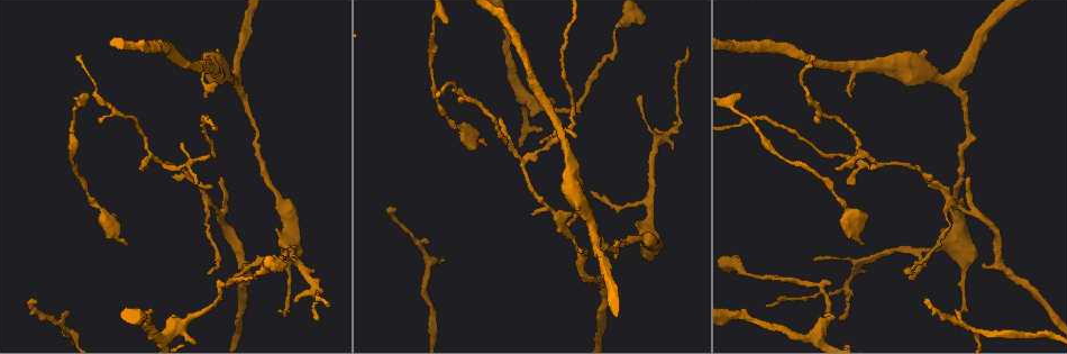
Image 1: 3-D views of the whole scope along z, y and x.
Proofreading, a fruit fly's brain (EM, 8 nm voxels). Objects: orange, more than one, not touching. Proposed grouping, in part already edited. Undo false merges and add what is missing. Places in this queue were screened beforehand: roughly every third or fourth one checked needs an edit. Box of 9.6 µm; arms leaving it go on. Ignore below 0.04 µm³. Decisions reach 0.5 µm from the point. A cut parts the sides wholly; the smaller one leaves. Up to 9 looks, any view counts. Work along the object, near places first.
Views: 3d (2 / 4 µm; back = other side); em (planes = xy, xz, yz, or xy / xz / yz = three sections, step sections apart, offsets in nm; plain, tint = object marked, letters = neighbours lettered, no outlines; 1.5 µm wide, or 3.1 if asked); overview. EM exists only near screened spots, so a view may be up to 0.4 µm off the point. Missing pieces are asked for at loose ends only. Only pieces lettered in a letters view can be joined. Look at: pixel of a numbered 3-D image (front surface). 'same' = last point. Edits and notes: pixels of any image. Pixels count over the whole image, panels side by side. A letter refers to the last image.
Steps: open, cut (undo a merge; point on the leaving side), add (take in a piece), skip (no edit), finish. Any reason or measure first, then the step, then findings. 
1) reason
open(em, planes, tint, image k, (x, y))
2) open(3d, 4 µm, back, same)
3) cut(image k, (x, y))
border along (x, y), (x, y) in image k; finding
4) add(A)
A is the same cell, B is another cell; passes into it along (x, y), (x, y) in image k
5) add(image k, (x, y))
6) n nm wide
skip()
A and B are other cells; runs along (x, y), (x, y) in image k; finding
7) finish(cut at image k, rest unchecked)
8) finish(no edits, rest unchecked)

three-way junction
open(3d, 4 µm, image 1, (951, 83))

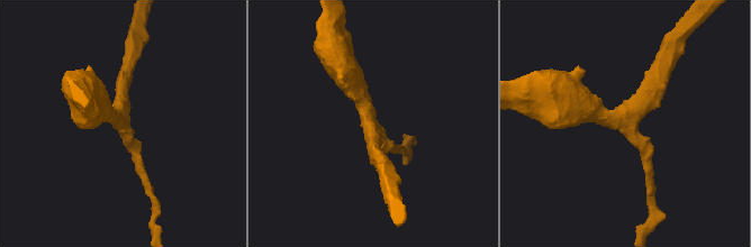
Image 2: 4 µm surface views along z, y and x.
3 arms; arms of 160, 240, 340 nm
open(em, planes, plain, image 2, (373, 125))

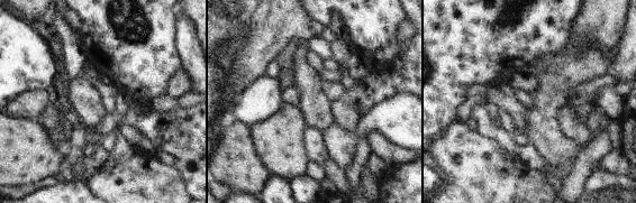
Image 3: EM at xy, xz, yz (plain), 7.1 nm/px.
see the neighbours
open(em, planes, letters, same)

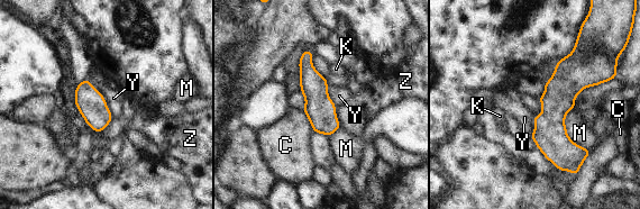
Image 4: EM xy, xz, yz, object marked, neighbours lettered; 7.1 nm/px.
skip()
C, K, M, Y and Z are other cells; border along (88, 79), (102, 96), (113, 117) in image 4; one neuron here

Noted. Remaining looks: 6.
open(em, planes, letters, image 1, (183, 143))

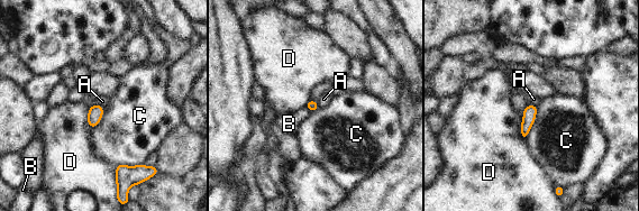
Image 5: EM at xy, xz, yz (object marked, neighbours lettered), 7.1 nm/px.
skip()
A, B, C and D are other cells; none of them fits

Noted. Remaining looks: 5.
narrows sharply
open(3d, 4 µm, image 1, (575, 249))

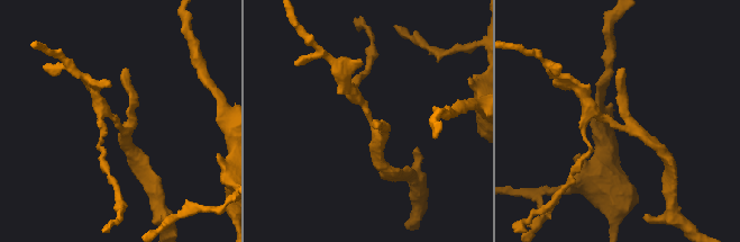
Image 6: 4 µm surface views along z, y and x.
open(em, planes, tint, image 6, (616, 128))

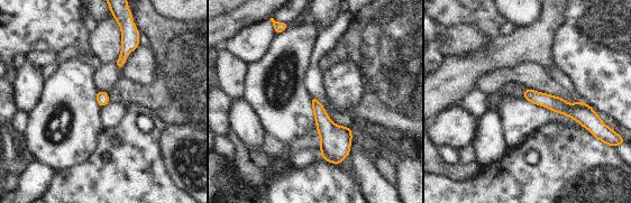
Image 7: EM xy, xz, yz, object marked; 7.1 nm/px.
open(em, planes, letters, same)

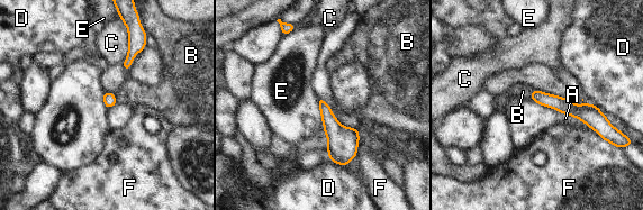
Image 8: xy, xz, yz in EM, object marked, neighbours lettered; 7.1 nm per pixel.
skip()
A, B, C, D, E and F are other cells; border along (317, 98), (320, 120), (324, 127) in image 8; continuous, no second neuron

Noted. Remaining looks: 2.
thin end
open(3d, 2 µm, back, image 1, (687, 46))

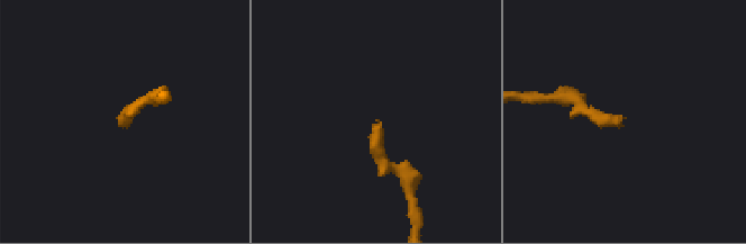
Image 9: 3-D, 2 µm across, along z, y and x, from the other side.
open(em, planes, letters, image 9, (619, 118))

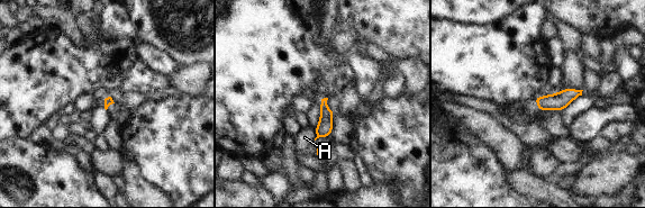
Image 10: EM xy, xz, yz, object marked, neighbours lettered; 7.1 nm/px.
A touches over 80 nm
skip()
A is another cell; border along (316, 129), (314, 139) in image 10; none of them fits

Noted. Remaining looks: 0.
finish(no edits, rest unchecked)

